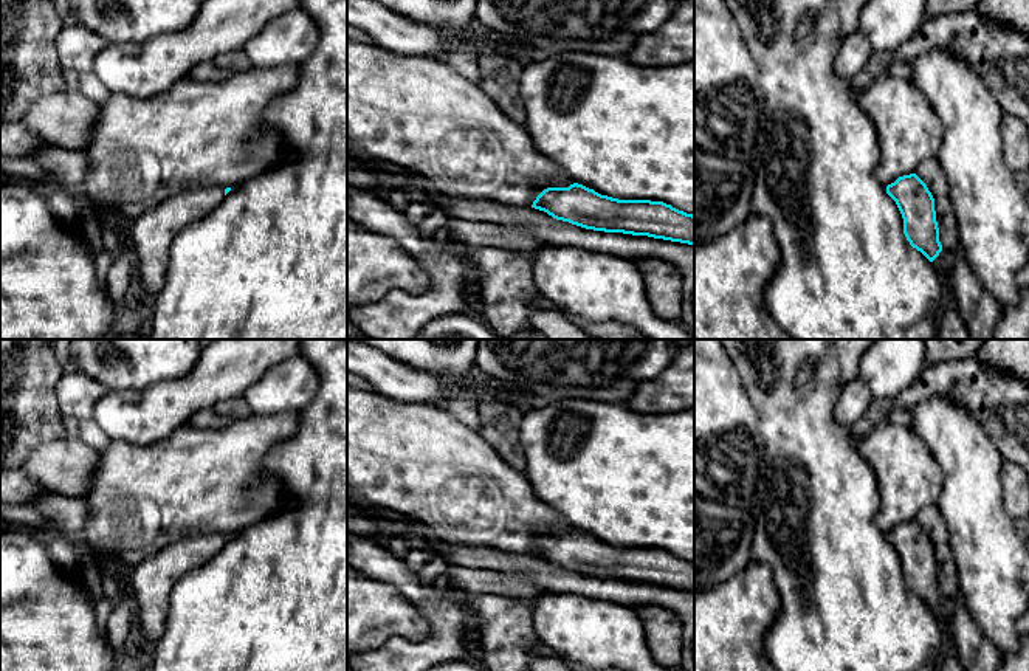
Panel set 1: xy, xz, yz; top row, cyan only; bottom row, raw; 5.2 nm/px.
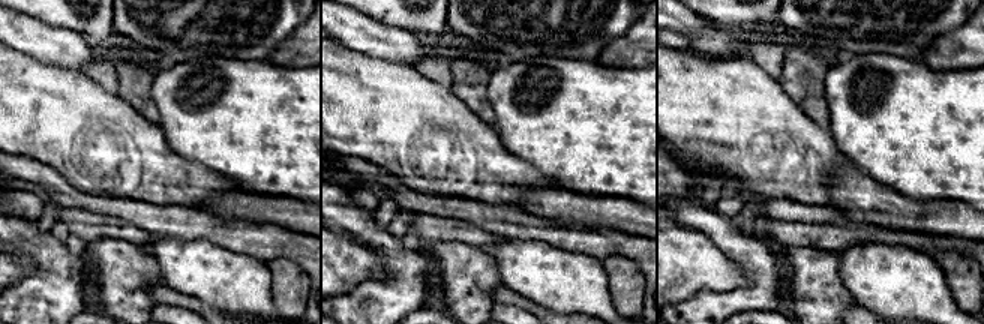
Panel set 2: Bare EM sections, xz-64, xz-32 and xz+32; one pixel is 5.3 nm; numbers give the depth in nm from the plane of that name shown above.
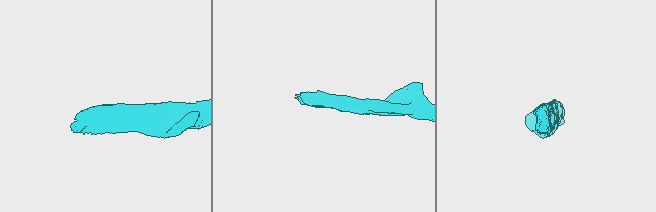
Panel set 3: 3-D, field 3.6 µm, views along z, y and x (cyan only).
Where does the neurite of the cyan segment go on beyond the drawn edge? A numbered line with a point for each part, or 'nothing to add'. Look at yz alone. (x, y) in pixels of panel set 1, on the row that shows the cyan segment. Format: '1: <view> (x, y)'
nothing to add

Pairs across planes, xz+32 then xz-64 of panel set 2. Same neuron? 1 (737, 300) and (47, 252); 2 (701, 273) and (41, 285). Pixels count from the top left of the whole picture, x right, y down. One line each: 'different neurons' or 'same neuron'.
1: same neuron
2: different neurons

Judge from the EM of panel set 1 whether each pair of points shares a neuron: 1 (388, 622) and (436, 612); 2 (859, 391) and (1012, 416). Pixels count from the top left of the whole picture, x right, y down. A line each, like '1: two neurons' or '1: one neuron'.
1: two neurons
2: two neurons

